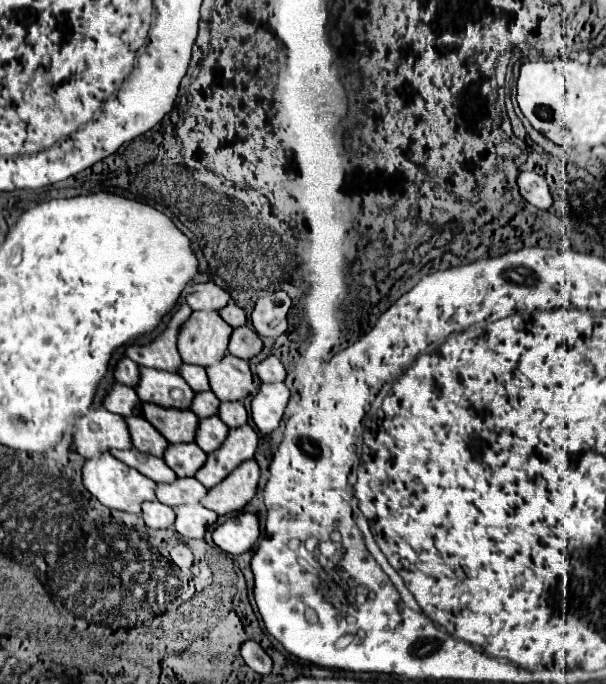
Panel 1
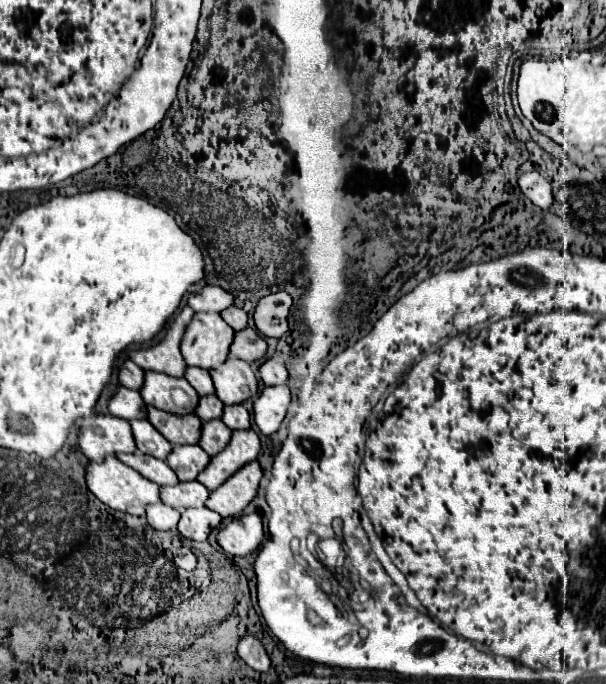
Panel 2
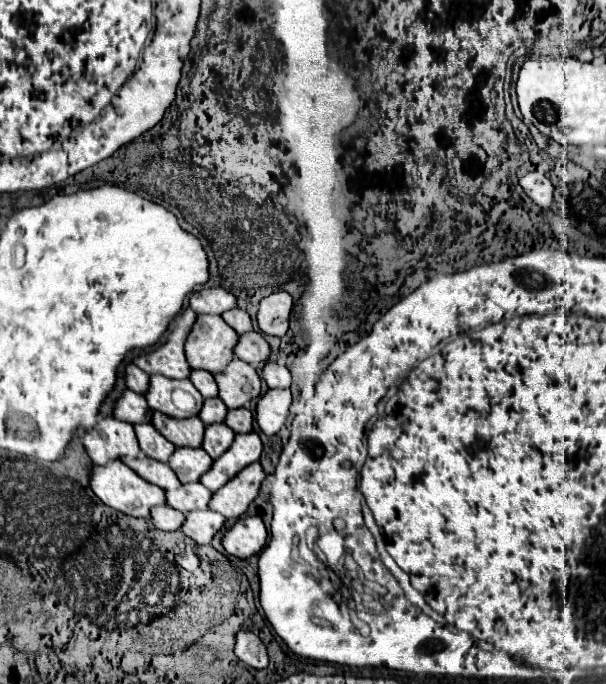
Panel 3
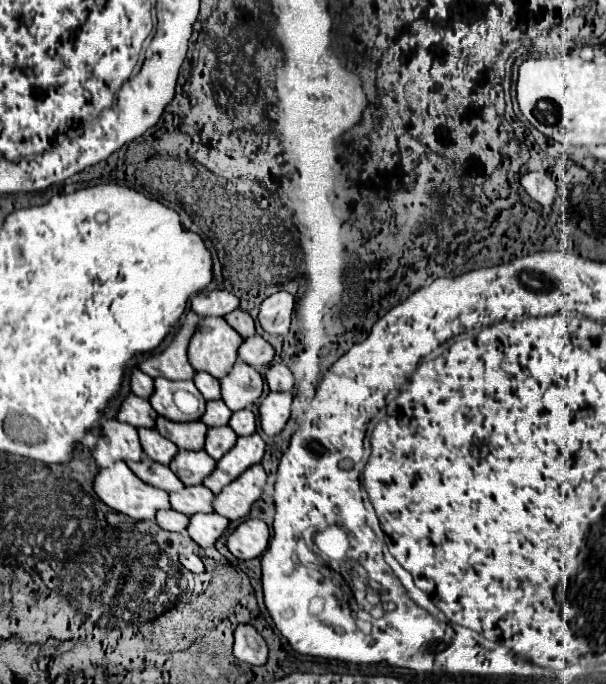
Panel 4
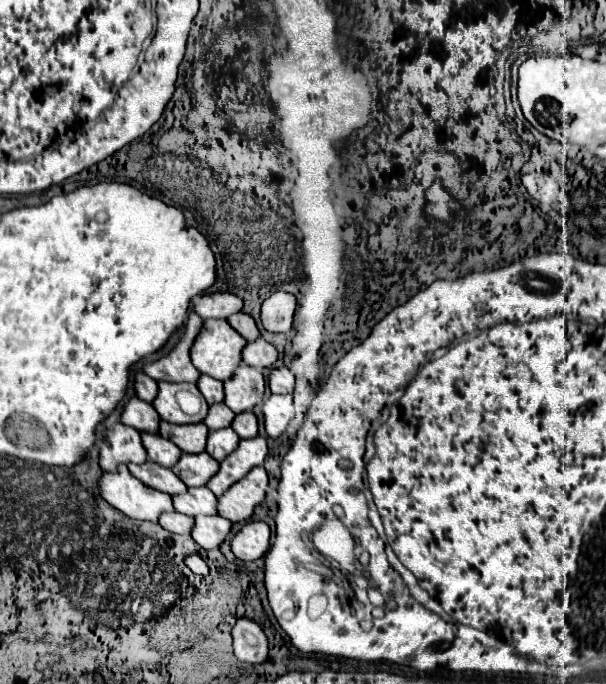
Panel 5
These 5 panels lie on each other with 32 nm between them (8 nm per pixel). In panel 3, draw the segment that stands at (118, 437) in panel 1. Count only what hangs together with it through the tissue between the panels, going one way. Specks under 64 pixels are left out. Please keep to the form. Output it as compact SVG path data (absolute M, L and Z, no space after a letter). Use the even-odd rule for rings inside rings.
M114 416L98 418L94 426L86 428L82 444L94 464L108 464L120 456L140 454L132 424L116 420Z

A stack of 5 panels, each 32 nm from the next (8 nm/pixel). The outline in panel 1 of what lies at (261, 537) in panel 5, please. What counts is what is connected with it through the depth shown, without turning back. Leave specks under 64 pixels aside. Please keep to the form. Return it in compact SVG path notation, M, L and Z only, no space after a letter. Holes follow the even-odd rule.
M238 512L212 530L212 540L228 554L248 552L260 540L258 518L248 512Z

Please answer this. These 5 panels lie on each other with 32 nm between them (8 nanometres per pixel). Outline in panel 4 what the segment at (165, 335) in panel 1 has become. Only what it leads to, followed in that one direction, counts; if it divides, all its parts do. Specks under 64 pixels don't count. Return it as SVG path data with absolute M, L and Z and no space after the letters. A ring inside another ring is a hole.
M188 310L184 314L184 318L180 320L178 330L172 336L172 342L162 352L142 358L138 362L138 368L142 372L146 372L148 376L152 376L152 378L162 376L162 378L168 378L168 380L192 380L196 370L188 362L186 346L188 346L190 336L196 330L198 320L200 318L196 316L196 312Z

